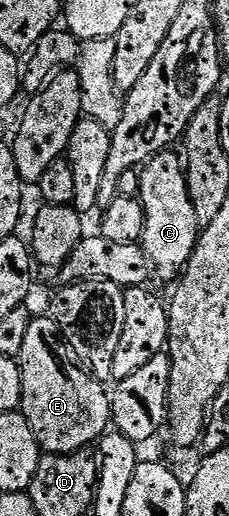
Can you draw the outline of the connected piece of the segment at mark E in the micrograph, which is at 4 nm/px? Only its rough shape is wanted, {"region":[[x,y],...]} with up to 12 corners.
{"region":[[55,318],[31,320],[22,413],[45,452],[109,430],[109,392]]}

